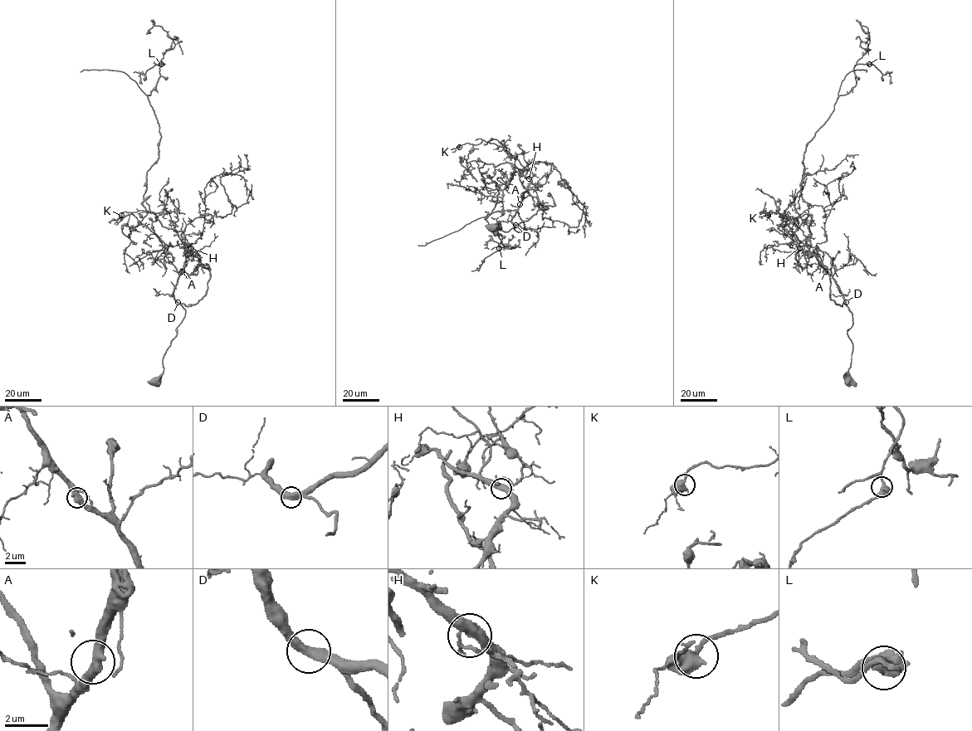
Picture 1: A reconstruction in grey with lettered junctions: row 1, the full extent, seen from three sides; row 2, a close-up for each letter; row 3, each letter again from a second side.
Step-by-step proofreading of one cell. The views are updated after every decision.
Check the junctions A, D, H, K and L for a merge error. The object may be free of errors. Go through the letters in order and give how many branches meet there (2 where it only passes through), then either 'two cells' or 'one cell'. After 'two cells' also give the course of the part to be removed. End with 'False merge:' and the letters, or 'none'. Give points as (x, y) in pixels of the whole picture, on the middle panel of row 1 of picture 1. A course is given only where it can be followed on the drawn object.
A: branches 2; one cell
D: branches 2; one cell
H: branches 2; one cell
K: branches 2; one cell
L: branches 2; one cell
False merge: none

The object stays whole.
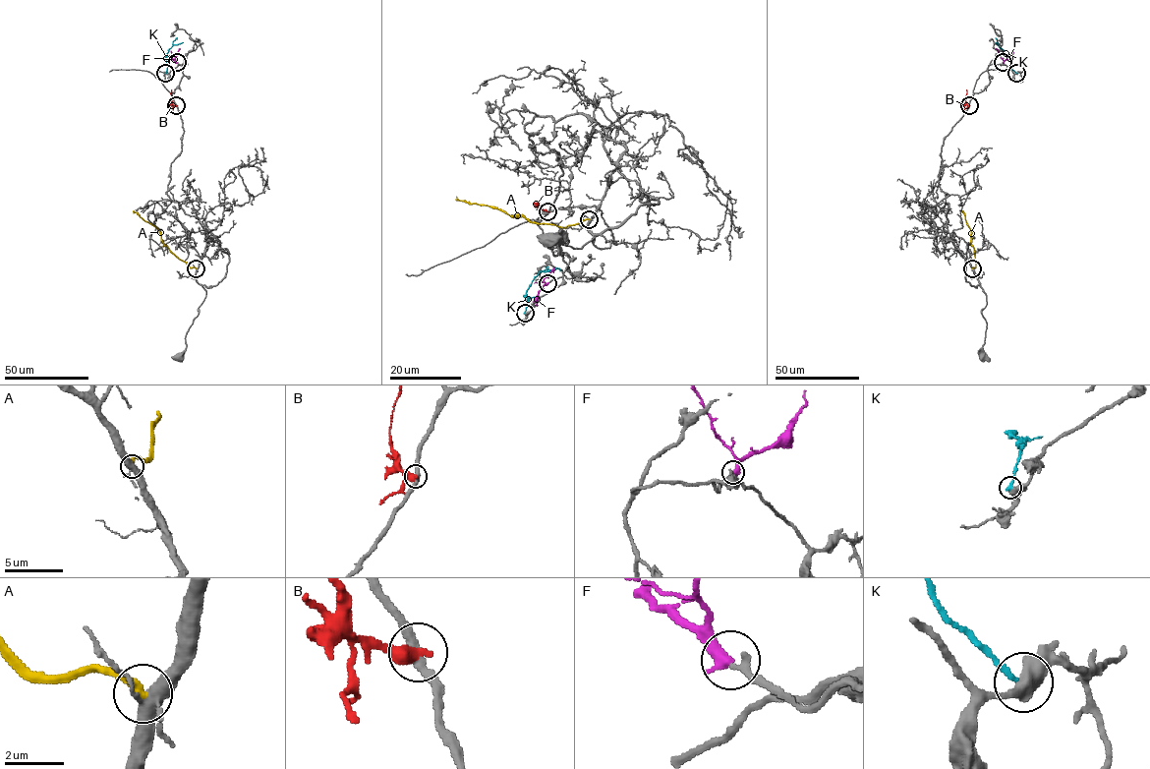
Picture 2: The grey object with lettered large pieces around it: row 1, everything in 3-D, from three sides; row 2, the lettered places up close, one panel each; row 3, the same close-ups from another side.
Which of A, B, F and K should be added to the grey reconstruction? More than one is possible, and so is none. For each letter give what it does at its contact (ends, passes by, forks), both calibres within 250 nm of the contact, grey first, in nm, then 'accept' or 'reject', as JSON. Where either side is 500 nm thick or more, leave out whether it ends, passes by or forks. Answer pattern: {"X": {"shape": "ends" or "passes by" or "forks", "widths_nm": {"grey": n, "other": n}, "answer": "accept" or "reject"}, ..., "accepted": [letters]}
{"A": {"shape": "ends", "widths_nm": {"grey": 360, "other": 240}, "answer": "reject"}, "B": {"shape": "ends", "widths_nm": {"grey": 320, "other": 440}, "answer": "reject"}, "F": {"shape": "ends", "widths_nm": {"grey": 240, "other": 440}, "answer": "reject"}, "K": {"widths_nm": {"grey": 500, "other": 240}, "answer": "reject"}, "accepted": []}

